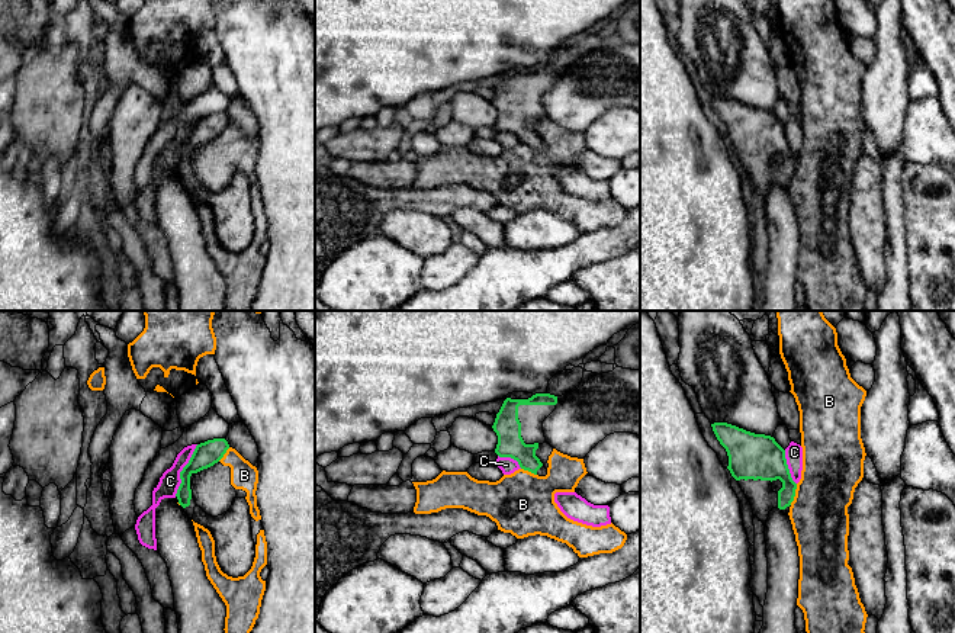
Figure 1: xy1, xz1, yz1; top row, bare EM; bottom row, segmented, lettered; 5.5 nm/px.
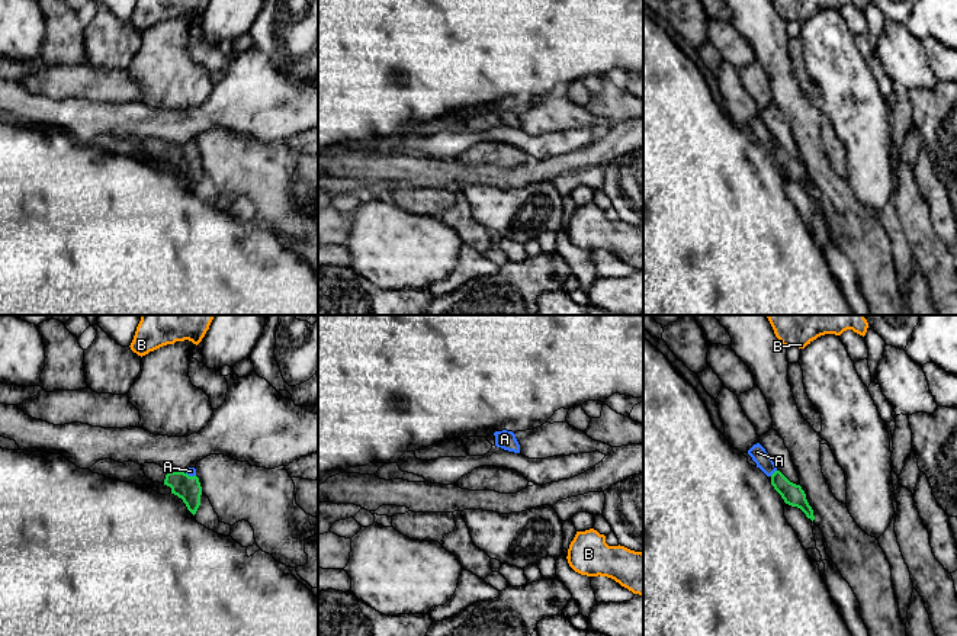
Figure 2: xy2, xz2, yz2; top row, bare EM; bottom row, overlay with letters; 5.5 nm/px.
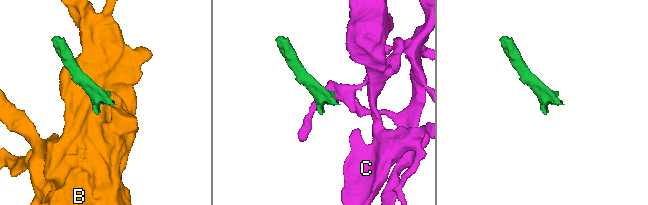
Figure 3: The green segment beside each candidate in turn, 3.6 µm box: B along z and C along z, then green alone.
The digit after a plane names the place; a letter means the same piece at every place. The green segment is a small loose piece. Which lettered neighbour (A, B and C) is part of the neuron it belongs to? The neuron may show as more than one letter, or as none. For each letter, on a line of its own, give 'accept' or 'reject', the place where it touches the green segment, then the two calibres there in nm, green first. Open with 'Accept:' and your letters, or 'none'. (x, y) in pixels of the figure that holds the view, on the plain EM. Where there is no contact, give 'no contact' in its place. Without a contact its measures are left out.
Accept: A
A: accept; meets green in yz2 at (774, 147); 120 nm thick on the green side, 90 nm on the other
B: reject; meets green in yz1 at (794, 169); 220 nm thick on the green side, 320 nm on the other
C: reject; meets green in xy1 at (182, 145); 140 nm thick on the green side, 120 nm on the other

